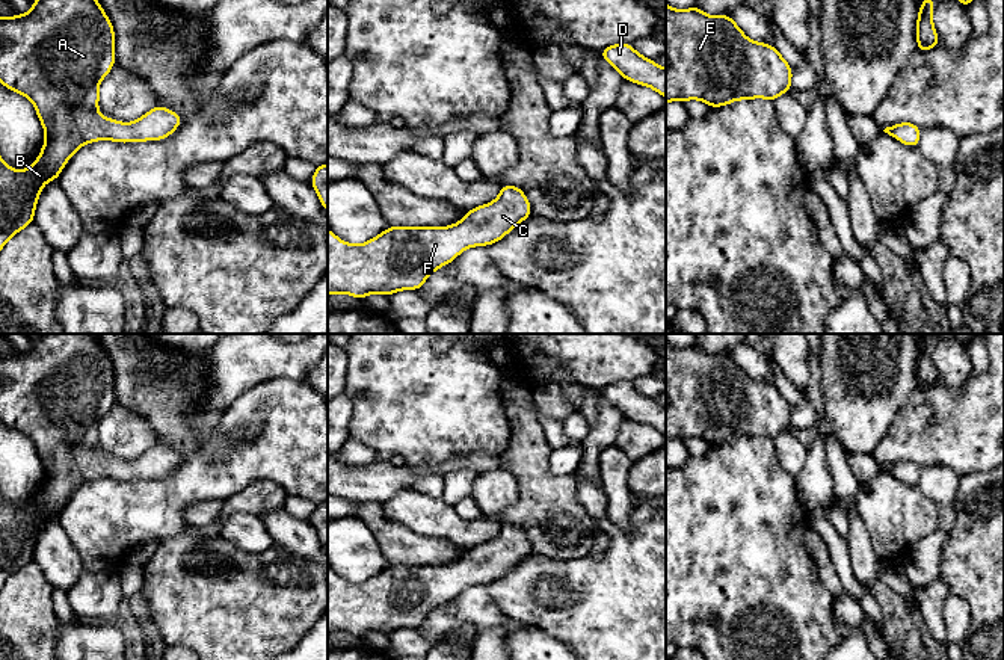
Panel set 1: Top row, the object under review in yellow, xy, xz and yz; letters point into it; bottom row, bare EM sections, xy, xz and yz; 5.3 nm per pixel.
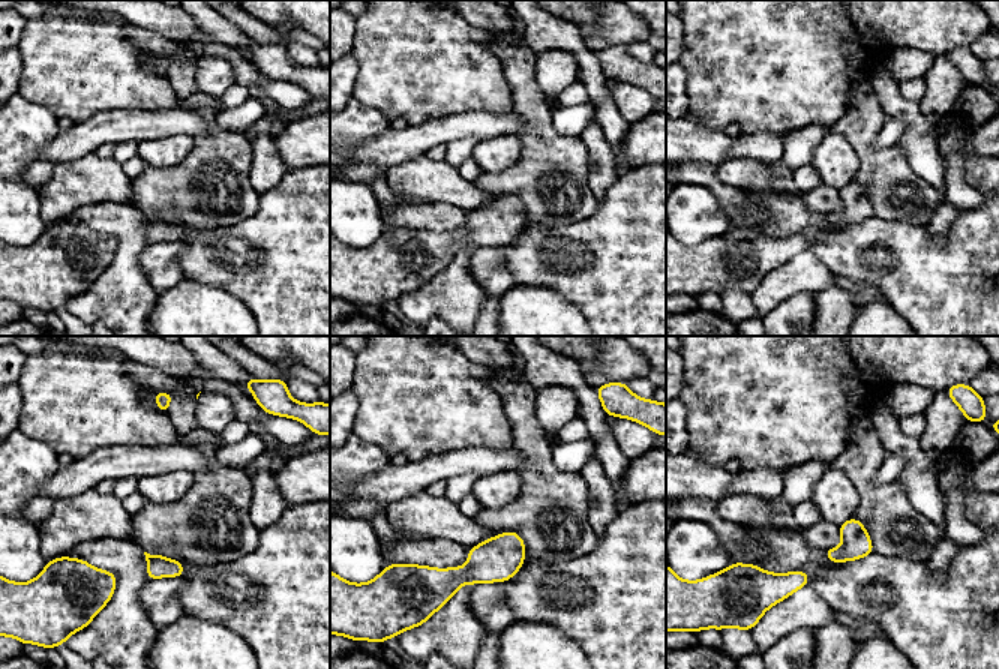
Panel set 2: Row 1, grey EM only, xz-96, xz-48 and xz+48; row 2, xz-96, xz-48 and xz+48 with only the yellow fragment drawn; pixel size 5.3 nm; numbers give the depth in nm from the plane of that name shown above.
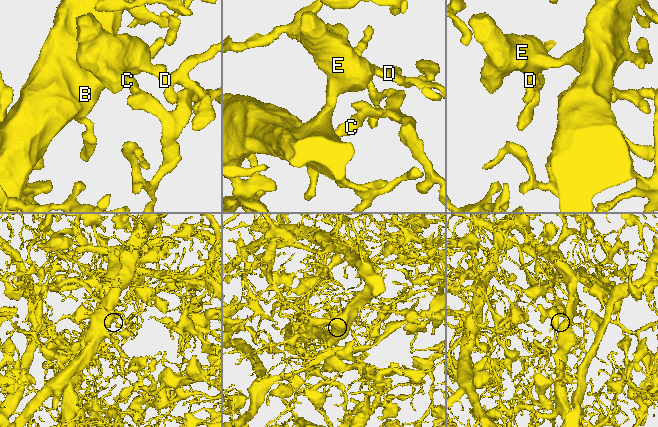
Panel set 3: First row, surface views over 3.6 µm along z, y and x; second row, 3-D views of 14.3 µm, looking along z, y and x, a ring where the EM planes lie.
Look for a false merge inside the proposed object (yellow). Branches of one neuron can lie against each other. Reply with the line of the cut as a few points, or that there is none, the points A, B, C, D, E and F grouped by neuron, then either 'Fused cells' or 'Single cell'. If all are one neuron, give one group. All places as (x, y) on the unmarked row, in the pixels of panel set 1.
No split. Groups: A B C D E F. Single cell

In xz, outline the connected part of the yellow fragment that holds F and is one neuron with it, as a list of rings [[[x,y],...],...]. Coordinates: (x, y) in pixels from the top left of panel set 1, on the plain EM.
[[[504,523],[495,539],[467,548],[465,556],[450,565],[388,565],[361,583],[346,581],[328,566],[328,633],[346,631],[362,639],[371,631],[391,634],[399,628],[420,628],[430,612],[451,601],[467,586],[492,583],[530,554],[525,532]]]

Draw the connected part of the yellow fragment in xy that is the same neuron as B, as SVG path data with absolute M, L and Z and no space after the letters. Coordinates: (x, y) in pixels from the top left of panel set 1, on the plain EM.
M42 334L29 352L0 355L0 421L27 435L45 468L45 483L36 500L15 509L0 495L0 589L6 580L33 562L44 523L59 510L85 482L112 479L162 479L172 473L183 455L156 444L134 461L119 461L98 452L100 420L115 405L113 362L92 334Z

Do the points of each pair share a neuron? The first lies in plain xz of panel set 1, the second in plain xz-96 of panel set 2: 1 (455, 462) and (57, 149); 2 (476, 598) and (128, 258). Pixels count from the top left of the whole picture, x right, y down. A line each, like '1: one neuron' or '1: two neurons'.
1: one neuron
2: two neurons

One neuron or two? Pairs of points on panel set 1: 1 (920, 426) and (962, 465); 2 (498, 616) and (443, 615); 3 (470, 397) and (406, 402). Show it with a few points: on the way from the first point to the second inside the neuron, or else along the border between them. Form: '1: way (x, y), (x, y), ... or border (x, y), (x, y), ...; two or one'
1: way (930, 434), (951, 455); one
2: way (485, 615), (456, 615); one
3: way (455, 397), (421, 397); one

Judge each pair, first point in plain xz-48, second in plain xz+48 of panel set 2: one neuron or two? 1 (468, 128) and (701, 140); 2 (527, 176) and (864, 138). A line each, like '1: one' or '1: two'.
1: one
2: one

